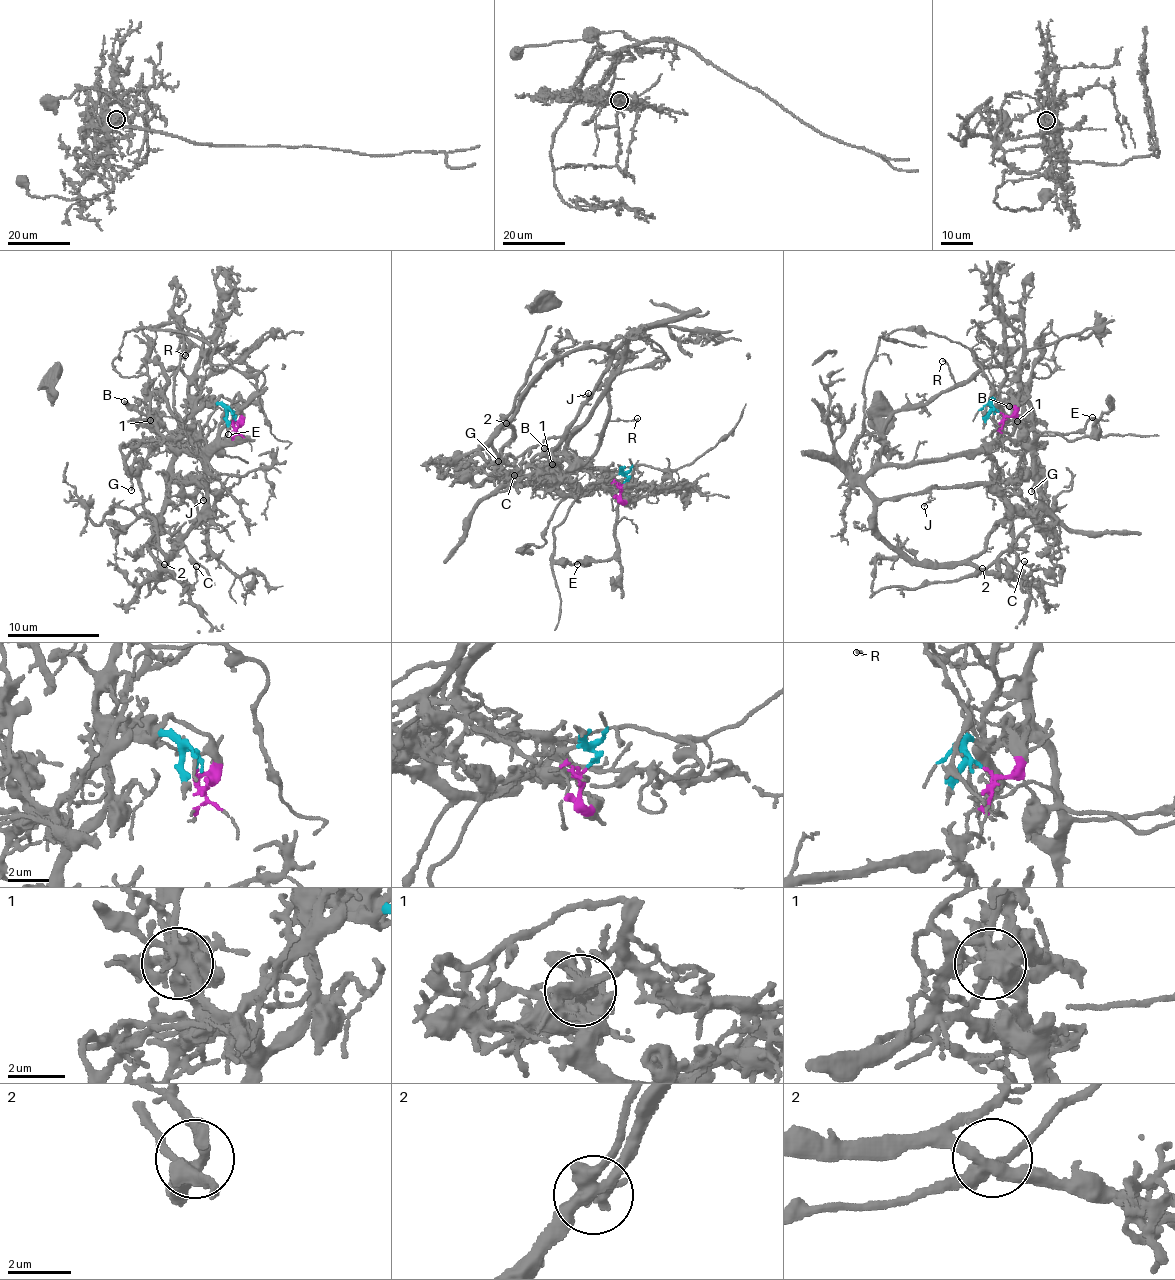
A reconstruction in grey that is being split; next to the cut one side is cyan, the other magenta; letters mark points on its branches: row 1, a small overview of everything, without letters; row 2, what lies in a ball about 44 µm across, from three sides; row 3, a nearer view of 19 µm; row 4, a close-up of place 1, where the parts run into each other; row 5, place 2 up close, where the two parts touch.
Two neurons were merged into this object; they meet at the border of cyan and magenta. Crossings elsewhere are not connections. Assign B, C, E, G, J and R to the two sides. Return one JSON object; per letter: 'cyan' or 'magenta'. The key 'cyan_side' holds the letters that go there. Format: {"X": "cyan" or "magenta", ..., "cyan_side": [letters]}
{"B": "magenta", "C": "cyan", "E": "magenta", "G": "magenta", "J": "cyan", "R": "cyan", "cyan_side": ["C", "J", "R"]}

